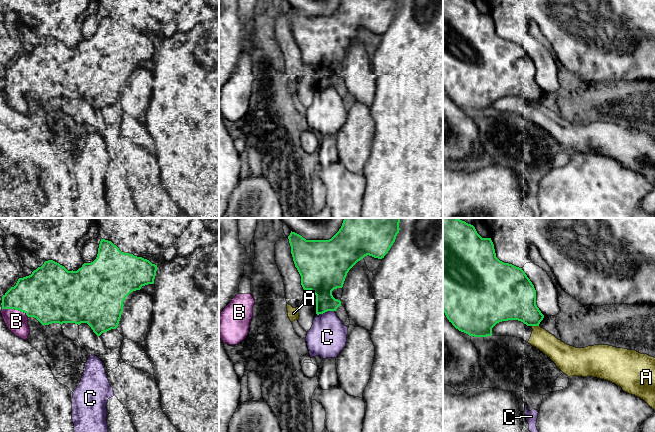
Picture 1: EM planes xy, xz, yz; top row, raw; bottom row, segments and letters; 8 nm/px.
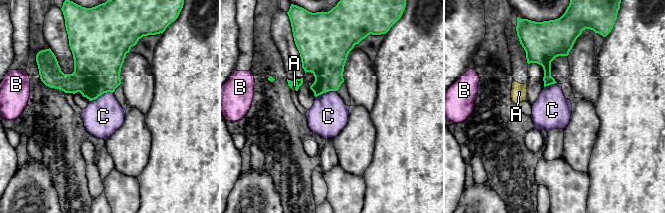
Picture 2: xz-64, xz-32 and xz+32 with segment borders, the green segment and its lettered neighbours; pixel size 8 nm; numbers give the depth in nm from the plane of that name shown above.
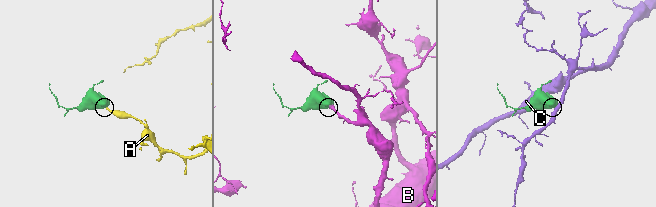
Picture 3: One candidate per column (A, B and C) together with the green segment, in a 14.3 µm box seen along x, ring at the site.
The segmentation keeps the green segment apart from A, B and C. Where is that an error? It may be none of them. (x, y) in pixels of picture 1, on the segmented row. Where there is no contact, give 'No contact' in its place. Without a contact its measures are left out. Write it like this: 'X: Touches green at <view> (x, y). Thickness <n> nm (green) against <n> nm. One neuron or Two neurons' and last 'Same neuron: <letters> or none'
A: Touches green at yz (535, 325). Thickness 300 nm (green) against 160 nm. Two neurons
B: Touches green at xy (15, 309). Thickness 380 nm (green) against 180 nm. One neuron
C: Touches green at xz (325, 311). Thickness 240 nm (green) against 300 nm. Two neurons
Same neuron: B

